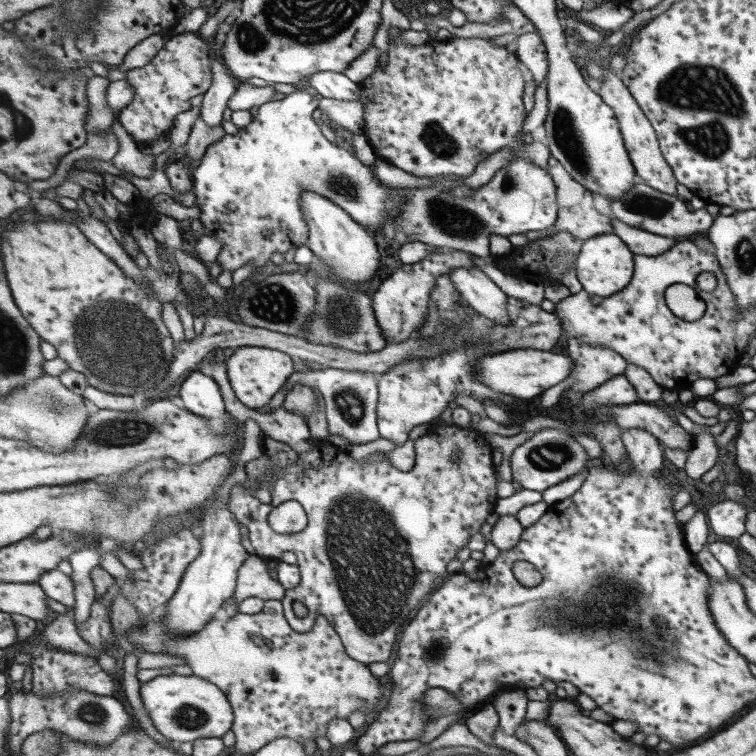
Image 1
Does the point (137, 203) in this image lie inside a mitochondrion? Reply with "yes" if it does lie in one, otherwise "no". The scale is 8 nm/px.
no

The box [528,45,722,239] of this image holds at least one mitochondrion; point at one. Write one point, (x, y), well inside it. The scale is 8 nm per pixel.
(567, 136)

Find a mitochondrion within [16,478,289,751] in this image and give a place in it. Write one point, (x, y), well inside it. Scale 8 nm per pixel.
(190, 716)

